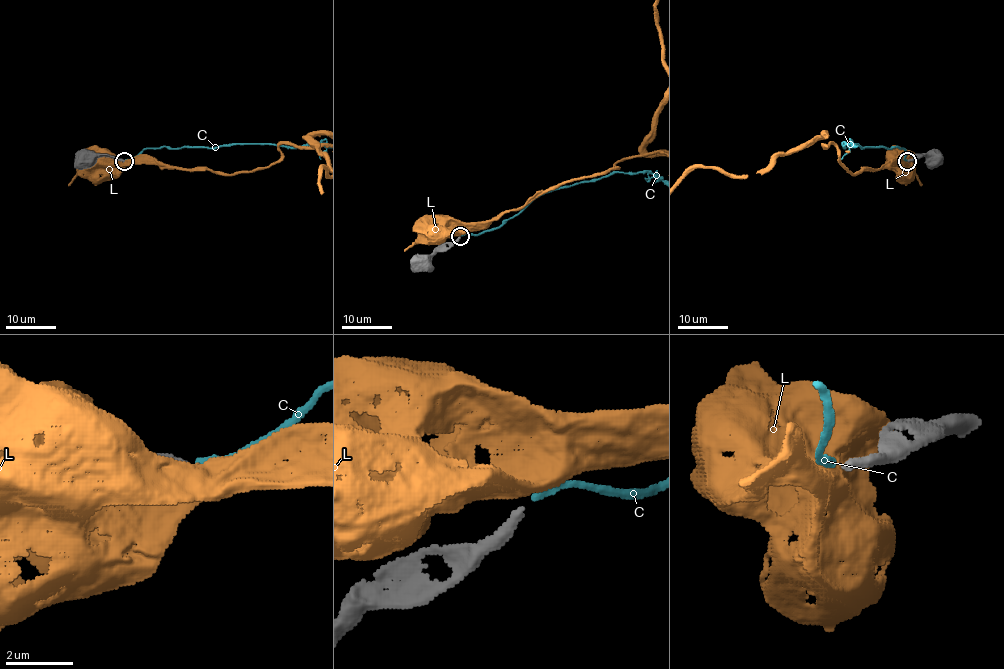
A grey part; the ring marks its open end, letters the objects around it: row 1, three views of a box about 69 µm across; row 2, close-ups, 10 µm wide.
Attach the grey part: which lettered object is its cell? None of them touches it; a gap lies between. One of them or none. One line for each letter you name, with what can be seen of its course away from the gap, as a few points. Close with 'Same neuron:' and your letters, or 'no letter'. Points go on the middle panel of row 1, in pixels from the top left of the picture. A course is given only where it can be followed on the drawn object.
Same neuron: C

